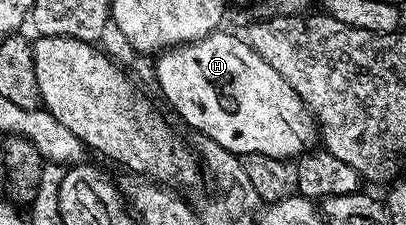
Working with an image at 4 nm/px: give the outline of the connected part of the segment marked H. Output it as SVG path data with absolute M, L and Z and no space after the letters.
M219 29L212 32L208 37L204 37L195 43L185 43L182 47L172 47L169 51L163 51L157 56L158 64L154 67L154 75L158 78L158 87L162 90L164 98L170 102L170 107L191 127L194 131L199 131L202 139L211 139L216 141L216 145L220 145L226 151L239 157L243 155L267 155L268 157L276 157L277 159L290 159L291 157L301 157L311 150L319 142L320 132L318 123L314 119L308 108L304 105L304 101L300 101L300 97L296 93L296 89L292 89L292 85L288 85L288 81L284 81L284 77L280 77L280 73L276 73L276 69L272 69L272 65L268 65L268 61L264 61L264 57L260 57L260 53L256 53L256 49L252 49L245 38L229 35L226 29Z

